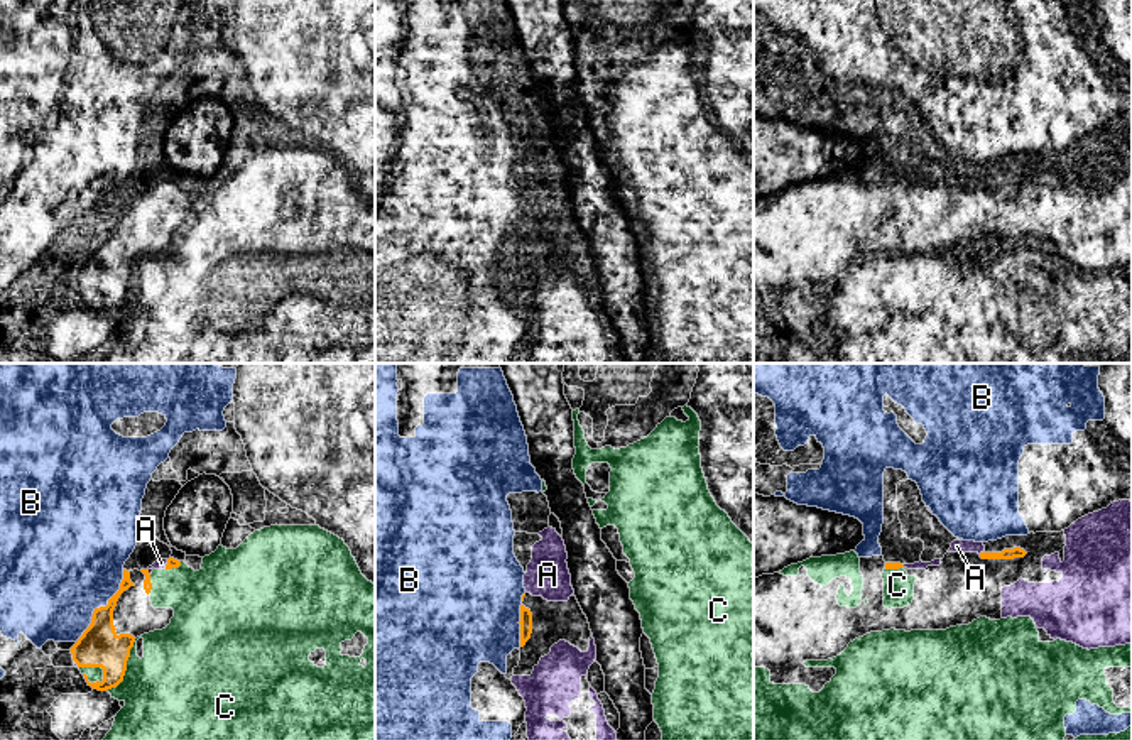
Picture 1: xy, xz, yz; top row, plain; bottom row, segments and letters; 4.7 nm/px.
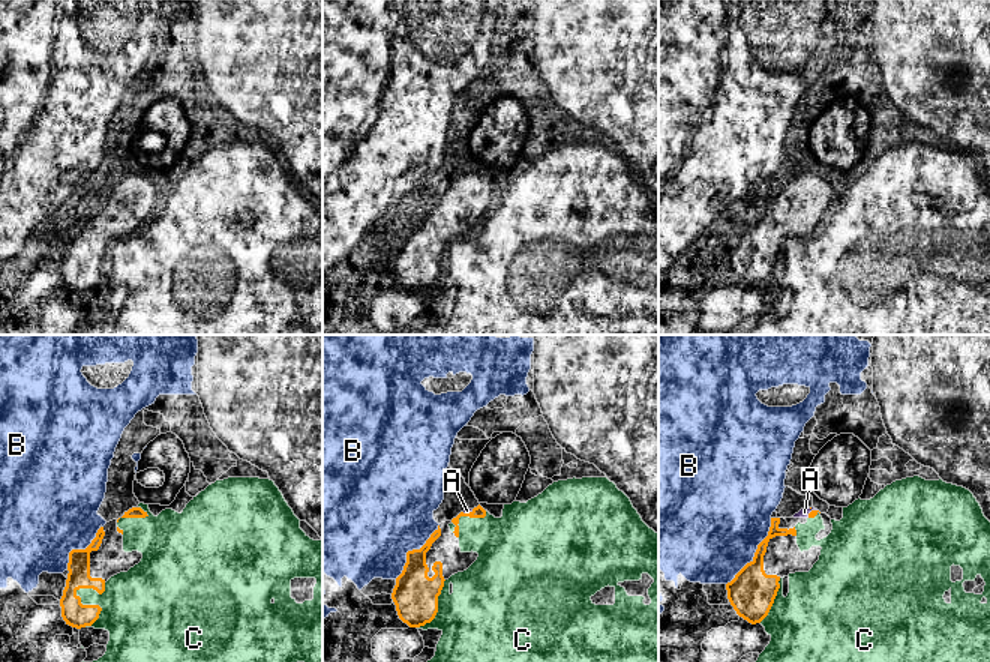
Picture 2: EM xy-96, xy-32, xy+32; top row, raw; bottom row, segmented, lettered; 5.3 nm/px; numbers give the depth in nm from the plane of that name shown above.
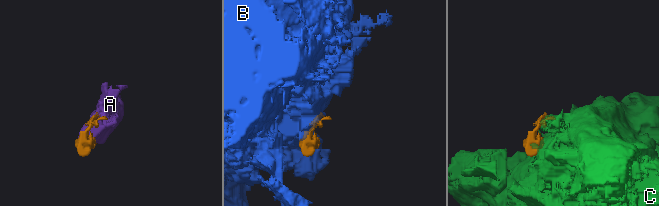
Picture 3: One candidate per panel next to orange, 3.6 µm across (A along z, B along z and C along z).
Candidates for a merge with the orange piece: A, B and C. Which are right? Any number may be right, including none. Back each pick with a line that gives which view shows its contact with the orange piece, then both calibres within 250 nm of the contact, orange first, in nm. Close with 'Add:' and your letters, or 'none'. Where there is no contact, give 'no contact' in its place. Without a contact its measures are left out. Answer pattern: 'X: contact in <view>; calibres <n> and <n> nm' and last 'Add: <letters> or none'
A: contact in yz; calibres 50 and 60 nm
Add: A

